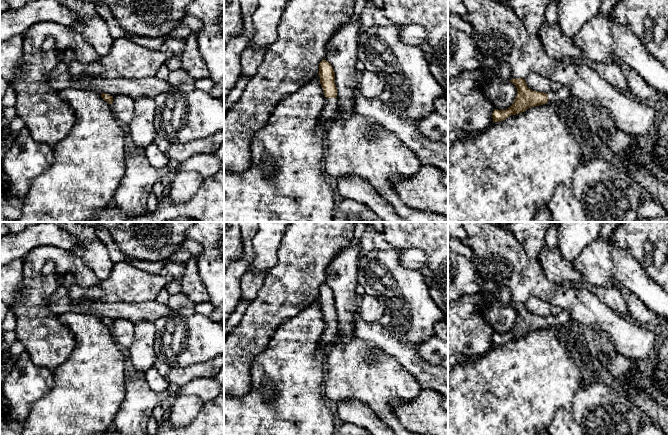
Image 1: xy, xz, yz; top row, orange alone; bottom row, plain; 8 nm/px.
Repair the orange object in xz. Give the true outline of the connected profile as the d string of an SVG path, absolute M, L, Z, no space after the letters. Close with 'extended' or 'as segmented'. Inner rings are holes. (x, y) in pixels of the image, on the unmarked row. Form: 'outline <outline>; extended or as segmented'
outline M325 283L319 287L320 308L324 315L325 321L328 323L327 329L323 333L320 346L330 348L337 342L337 311L335 309L335 296L331 288Z; extended

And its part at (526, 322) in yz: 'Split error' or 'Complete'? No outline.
Split error

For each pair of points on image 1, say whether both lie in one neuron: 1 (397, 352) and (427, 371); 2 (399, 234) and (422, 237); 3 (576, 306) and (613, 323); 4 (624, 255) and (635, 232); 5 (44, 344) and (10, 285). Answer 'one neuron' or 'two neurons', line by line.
1: one neuron
2: one neuron
3: one neuron
4: two neurons
5: two neurons

